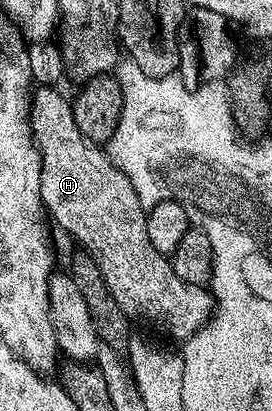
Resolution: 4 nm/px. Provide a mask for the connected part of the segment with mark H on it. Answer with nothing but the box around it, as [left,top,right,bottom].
[32,86,214,340]

